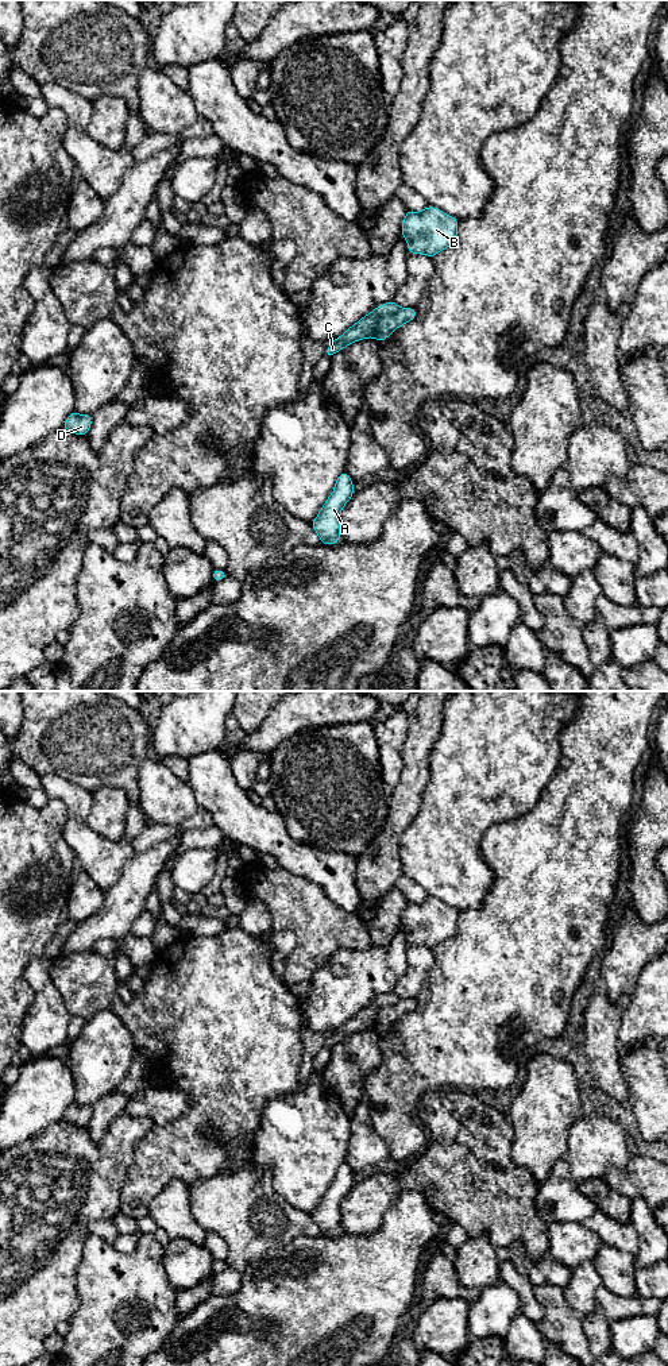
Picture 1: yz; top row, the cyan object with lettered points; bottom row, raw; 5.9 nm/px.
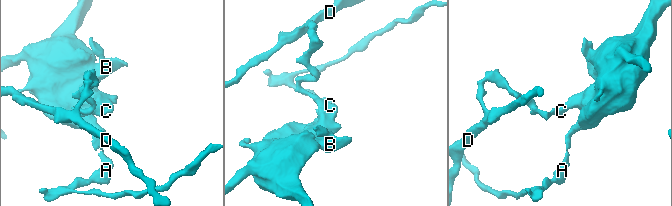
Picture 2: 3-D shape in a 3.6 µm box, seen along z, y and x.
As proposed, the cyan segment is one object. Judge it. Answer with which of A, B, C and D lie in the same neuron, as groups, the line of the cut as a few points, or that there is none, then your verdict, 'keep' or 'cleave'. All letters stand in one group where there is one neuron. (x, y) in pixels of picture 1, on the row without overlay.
A B / C D | yz (400, 999), (390, 1006), (385, 1006), (378, 1013), (374, 1027) | cleave

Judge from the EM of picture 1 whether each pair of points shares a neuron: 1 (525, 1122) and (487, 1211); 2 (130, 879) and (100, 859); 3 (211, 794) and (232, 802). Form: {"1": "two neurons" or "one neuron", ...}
{"1": "two neurons", "2": "two neurons", "3": "one neuron"}

